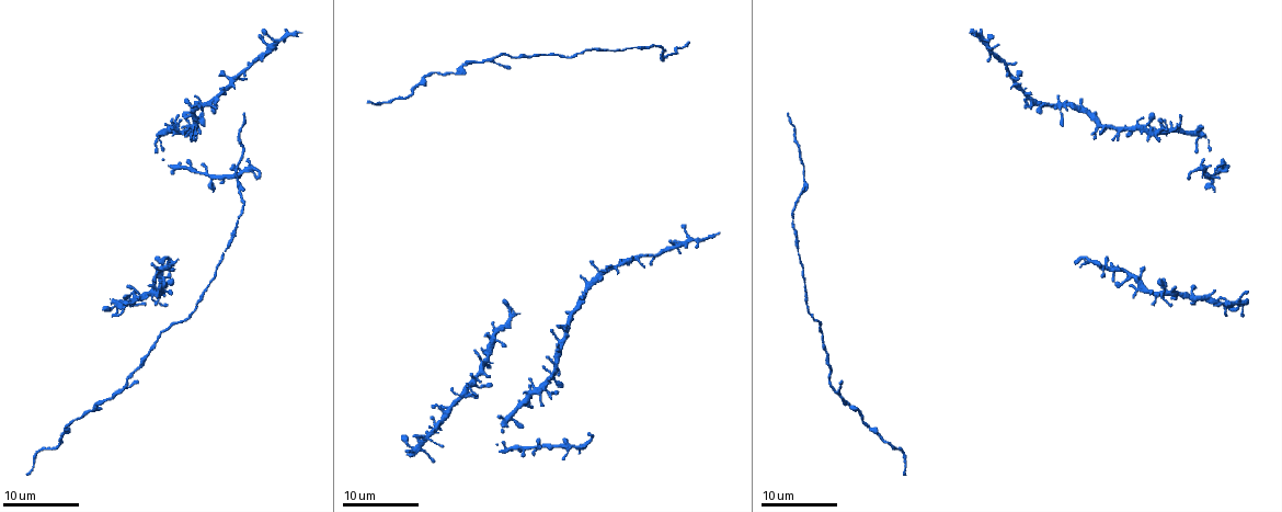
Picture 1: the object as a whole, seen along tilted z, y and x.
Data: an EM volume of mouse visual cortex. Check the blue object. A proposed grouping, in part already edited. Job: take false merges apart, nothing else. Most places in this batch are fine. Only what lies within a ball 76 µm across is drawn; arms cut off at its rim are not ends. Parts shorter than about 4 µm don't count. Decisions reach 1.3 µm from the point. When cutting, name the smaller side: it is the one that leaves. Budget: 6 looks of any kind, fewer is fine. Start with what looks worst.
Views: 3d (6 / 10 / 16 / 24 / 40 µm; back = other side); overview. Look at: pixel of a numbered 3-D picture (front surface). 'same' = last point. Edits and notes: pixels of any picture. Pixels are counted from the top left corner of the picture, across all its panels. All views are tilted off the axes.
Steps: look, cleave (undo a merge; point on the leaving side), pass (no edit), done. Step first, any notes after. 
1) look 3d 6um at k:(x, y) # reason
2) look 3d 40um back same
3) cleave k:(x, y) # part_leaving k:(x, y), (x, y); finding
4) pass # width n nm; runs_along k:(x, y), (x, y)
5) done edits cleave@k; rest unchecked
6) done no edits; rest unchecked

look 3d 16um at 1:(473, 380) # four or more arms meet

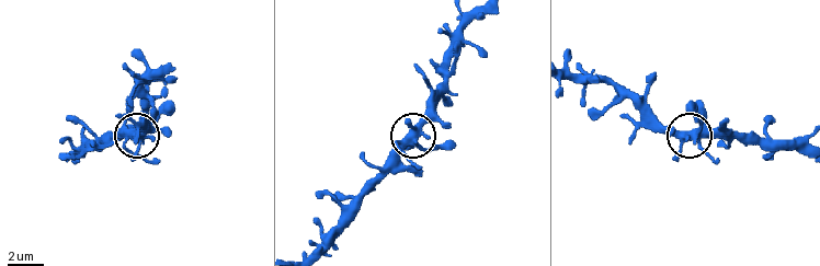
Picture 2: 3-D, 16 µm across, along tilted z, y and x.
pass # width 400 nm; all the same neuron

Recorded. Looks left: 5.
look 3d 10um at 1:(67, 425) # calibre changes

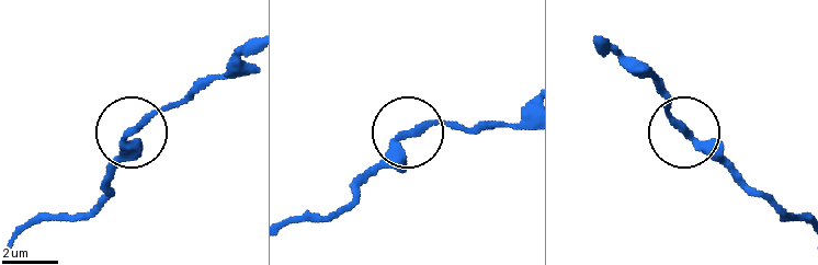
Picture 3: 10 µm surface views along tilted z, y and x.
pass # runs_along 3:(521, 116), (504, 123), (417, 126), (350, 184); one neuron here

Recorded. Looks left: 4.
look 3d 6um at 1:(1059, 105) # four or more arms meet

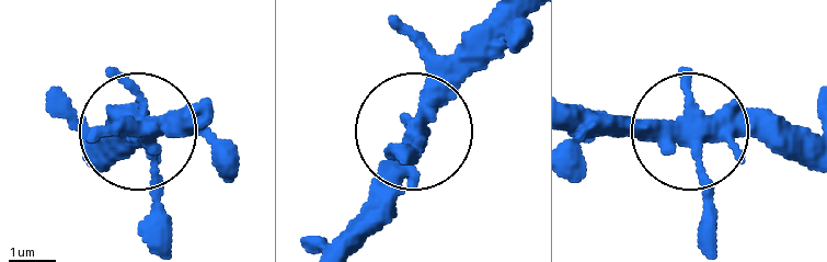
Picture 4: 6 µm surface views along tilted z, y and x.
look 3d 6um back at 4:(696, 145)

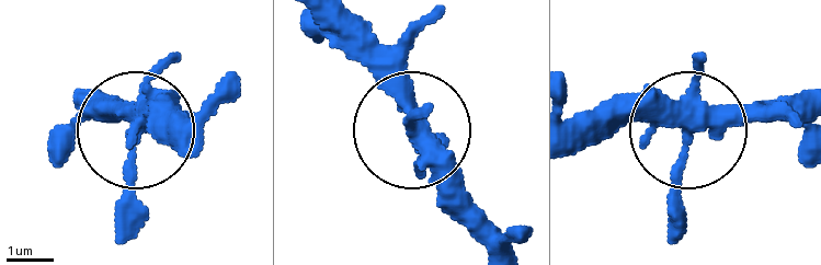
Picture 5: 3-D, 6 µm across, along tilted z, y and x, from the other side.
pass # arms 5; runs_along 5:(795, 101), (726, 108), (690, 131), (677, 242); continuous, no second neuron

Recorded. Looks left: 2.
done no edits; rest unchecked

